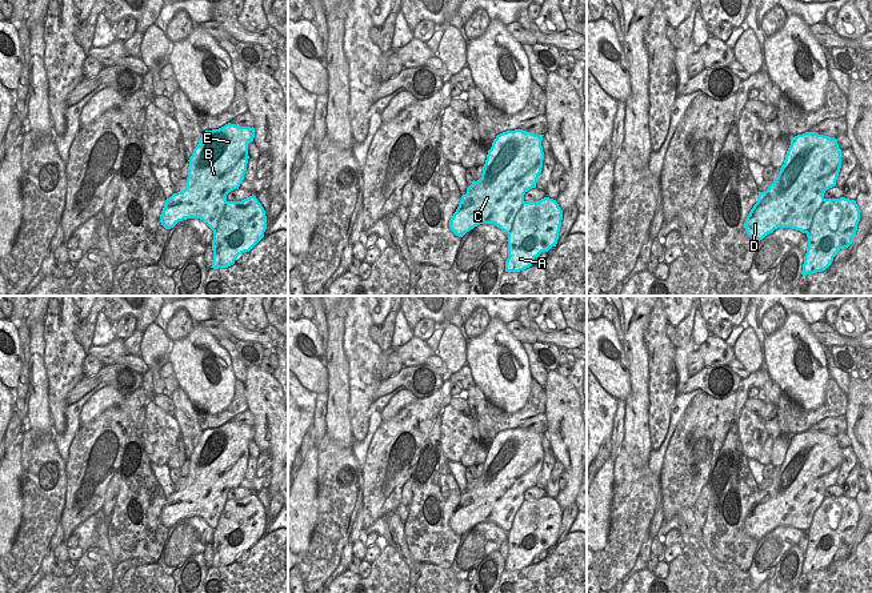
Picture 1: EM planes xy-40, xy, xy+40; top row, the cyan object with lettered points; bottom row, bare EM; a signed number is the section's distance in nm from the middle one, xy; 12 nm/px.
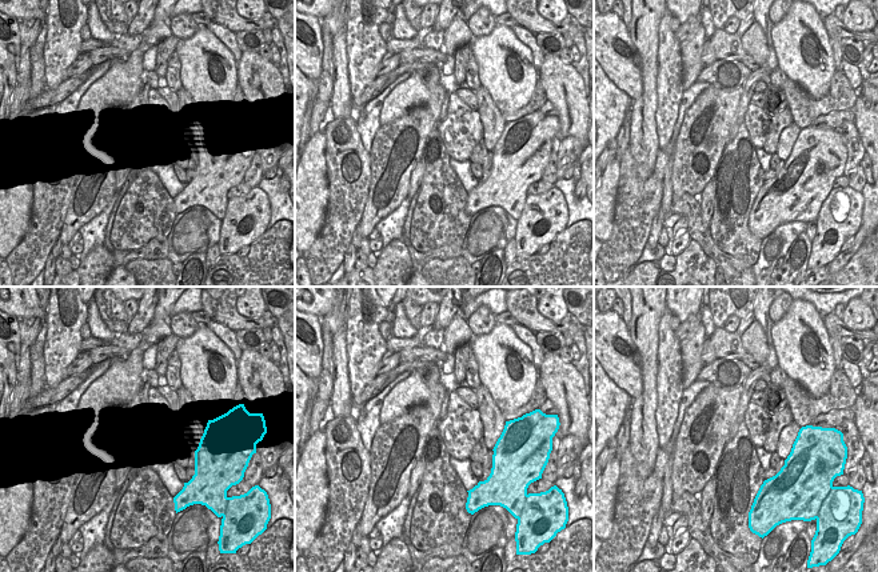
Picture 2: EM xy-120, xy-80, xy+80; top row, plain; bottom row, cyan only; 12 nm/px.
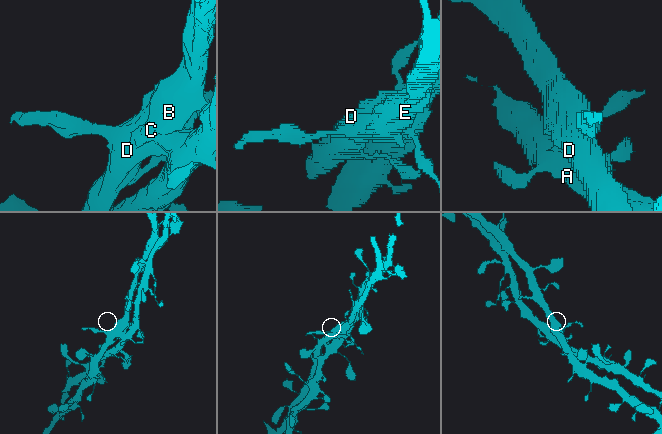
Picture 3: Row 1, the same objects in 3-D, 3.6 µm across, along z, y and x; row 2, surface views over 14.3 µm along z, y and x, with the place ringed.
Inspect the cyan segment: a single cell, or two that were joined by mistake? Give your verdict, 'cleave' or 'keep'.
cleave

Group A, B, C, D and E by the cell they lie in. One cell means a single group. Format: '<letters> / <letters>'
A / B C D E

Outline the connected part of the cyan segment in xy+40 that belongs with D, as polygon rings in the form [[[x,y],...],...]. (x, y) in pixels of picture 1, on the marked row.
[[[805,132],[791,137],[784,164],[745,219],[747,235],[763,240],[777,228],[808,233],[827,189],[836,185],[841,149],[835,137]]]

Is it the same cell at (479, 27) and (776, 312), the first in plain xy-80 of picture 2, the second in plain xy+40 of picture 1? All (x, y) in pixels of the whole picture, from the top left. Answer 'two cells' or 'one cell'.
one cell

